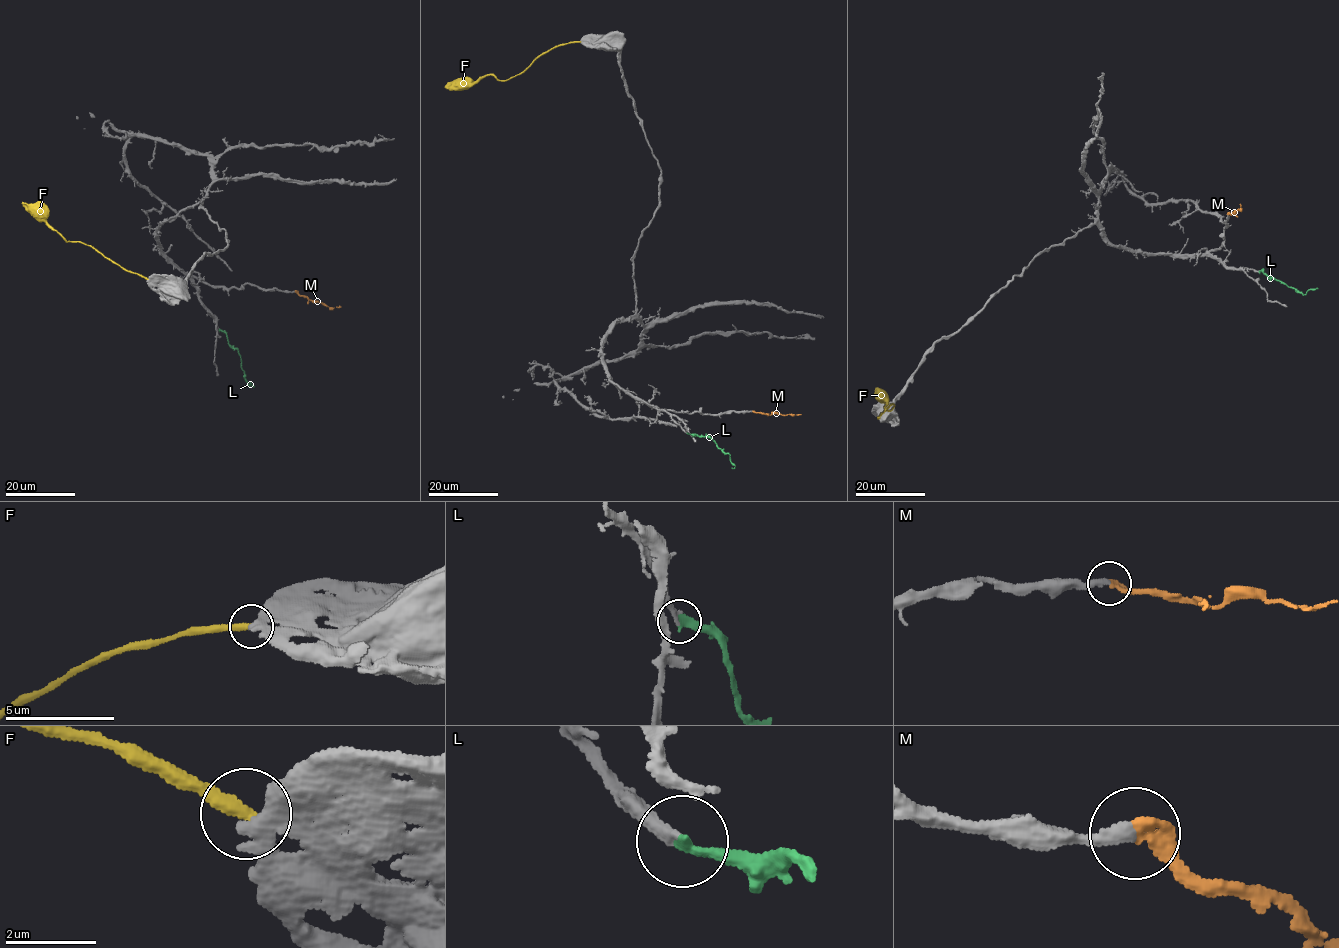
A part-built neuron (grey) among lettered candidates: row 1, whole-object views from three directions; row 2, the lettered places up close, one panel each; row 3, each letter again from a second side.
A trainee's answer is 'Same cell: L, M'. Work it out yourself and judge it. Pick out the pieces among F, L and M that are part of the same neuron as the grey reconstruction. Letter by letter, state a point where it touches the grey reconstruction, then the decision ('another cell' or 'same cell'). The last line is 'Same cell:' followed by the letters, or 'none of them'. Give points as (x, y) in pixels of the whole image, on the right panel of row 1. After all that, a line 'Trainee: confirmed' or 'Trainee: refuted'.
F: (879, 417) | another cell
L: (1259, 272) | same cell
M: (1228, 214) | same cell
Same cell: L, M
Trainee: confirmed

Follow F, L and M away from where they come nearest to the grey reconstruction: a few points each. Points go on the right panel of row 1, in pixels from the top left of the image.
F: (879, 417), (890, 405), (894, 406), (886, 410), (886, 401), (879, 396)
L: (1259, 272), (1304, 294), (1316, 288)
M: (1228, 214), (1239, 210), (1240, 204)

